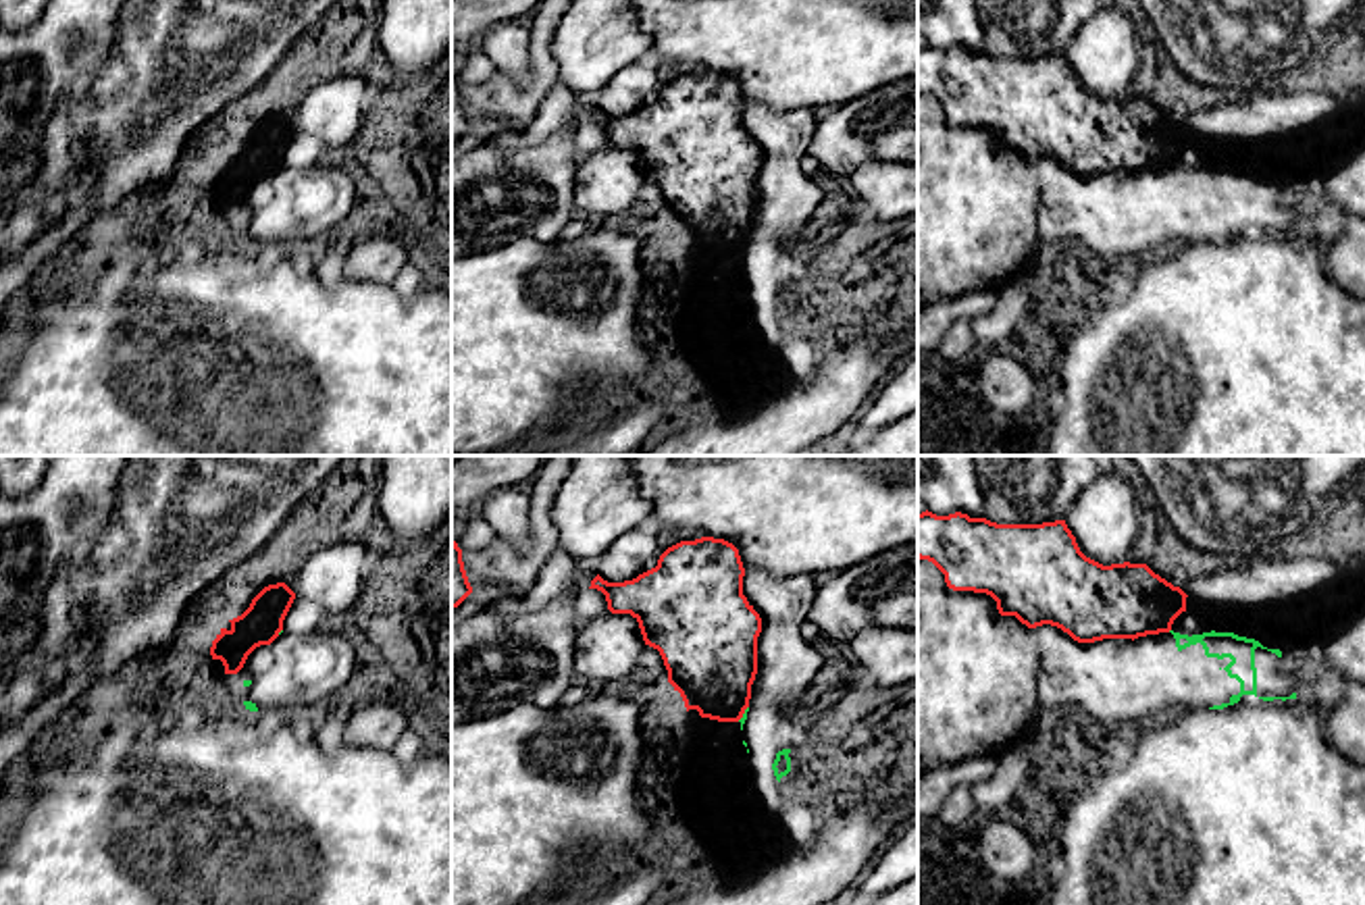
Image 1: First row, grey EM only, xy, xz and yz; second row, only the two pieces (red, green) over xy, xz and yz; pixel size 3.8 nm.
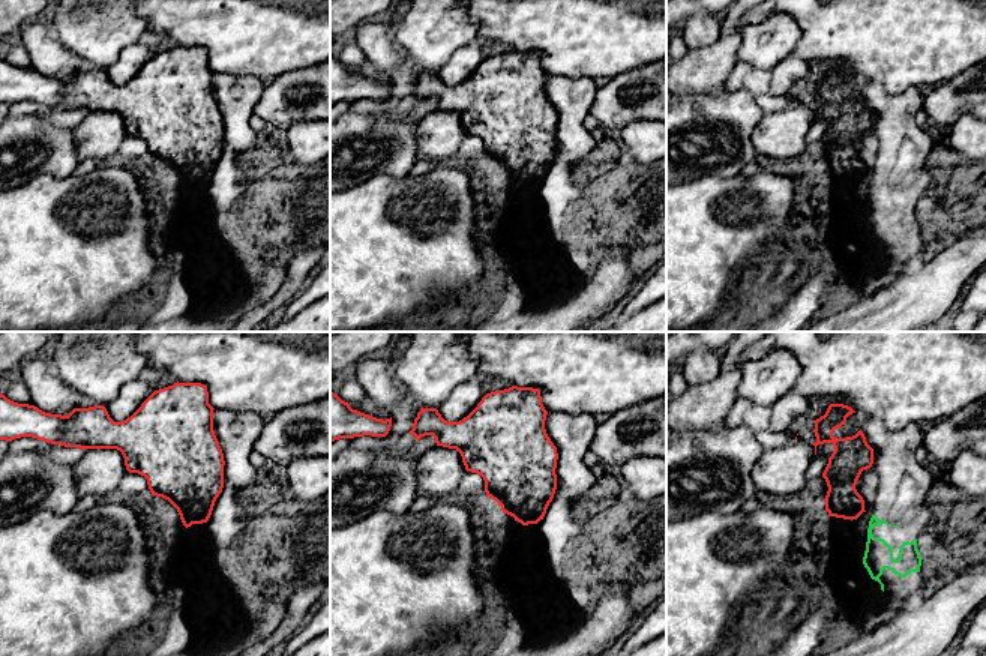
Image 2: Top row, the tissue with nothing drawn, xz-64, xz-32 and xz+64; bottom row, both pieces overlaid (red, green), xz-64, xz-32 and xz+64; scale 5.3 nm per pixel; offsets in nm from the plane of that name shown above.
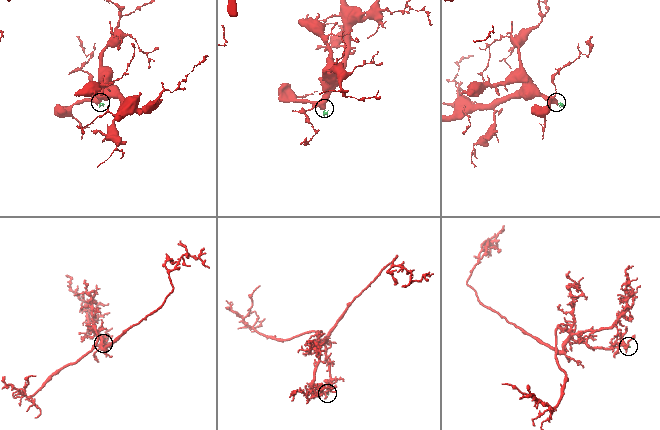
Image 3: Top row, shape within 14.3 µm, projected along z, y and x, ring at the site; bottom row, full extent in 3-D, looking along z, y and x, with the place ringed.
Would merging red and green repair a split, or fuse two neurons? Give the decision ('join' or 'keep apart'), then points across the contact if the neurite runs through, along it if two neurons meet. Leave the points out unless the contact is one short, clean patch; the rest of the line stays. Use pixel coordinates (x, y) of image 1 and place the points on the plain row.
keep apart; border xz (748, 240), (737, 254)

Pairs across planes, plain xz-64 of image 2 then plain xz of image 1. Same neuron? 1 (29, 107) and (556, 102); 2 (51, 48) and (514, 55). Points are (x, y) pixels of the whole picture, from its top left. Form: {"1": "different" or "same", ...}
{"1": "same", "2": "same"}

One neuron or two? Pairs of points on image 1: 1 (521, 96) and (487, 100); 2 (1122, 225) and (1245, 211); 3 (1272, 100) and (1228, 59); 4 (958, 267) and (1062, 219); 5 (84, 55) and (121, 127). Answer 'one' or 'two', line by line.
1: one
2: one
3: two
4: two
5: two

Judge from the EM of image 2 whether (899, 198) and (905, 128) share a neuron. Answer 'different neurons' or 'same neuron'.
same neuron

